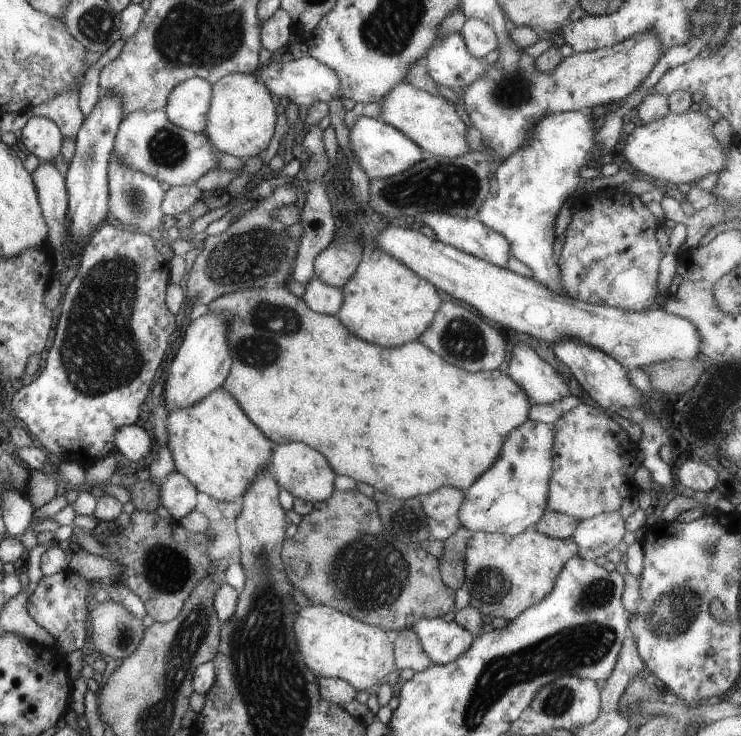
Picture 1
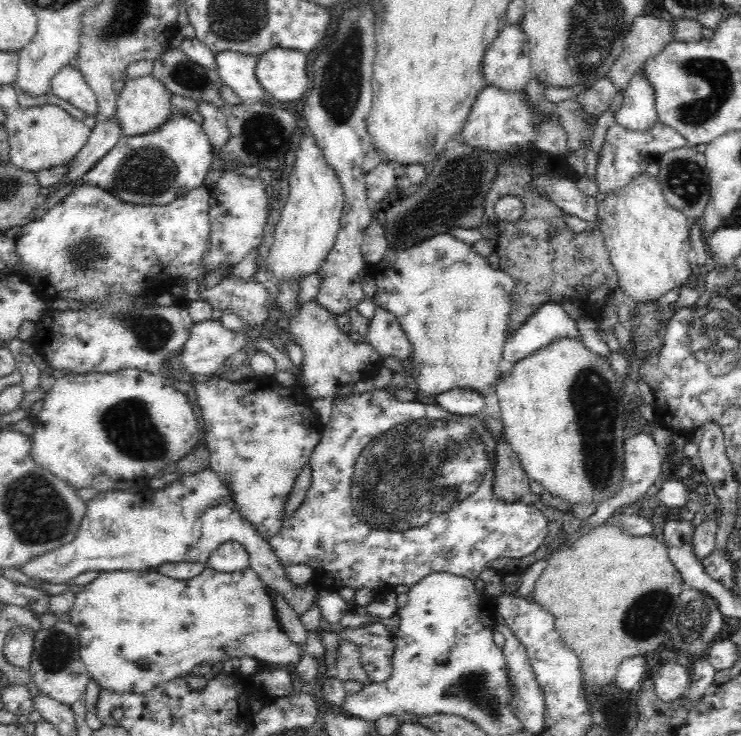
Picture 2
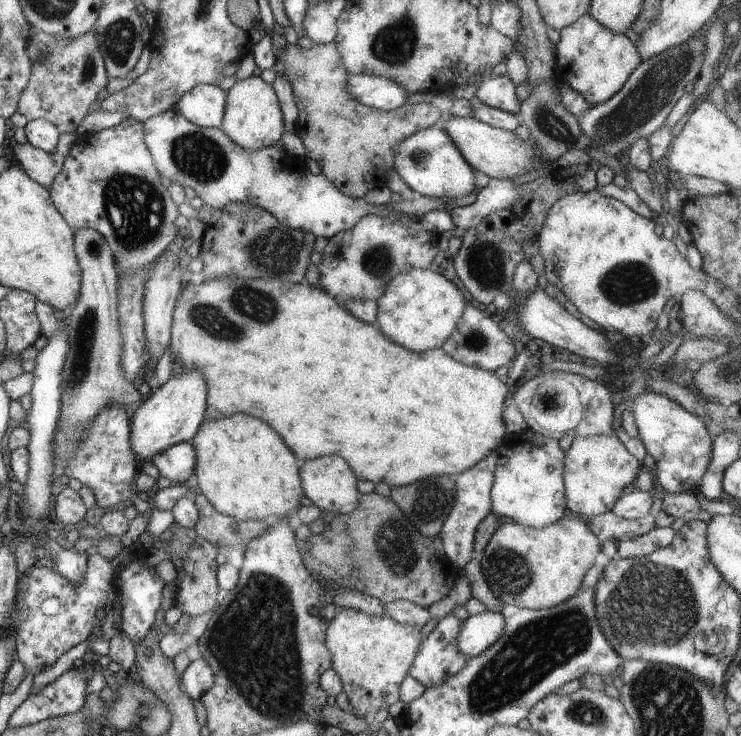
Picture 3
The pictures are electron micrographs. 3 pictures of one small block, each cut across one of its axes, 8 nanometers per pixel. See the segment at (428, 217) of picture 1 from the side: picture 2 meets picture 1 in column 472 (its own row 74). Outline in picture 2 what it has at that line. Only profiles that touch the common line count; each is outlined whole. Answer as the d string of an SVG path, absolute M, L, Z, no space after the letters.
M225 51L216 55L219 77L241 101L267 100L269 97L256 77L257 64L258 58L241 53Z

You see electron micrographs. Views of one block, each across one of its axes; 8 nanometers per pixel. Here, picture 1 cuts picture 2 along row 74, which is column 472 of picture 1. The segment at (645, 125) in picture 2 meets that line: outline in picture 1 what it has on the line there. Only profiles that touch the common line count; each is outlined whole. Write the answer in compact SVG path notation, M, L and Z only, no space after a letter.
M442 617L419 618L409 626L409 630L413 636L417 636L419 646L431 663L439 665L456 660L469 649L474 640L454 620L445 622Z

